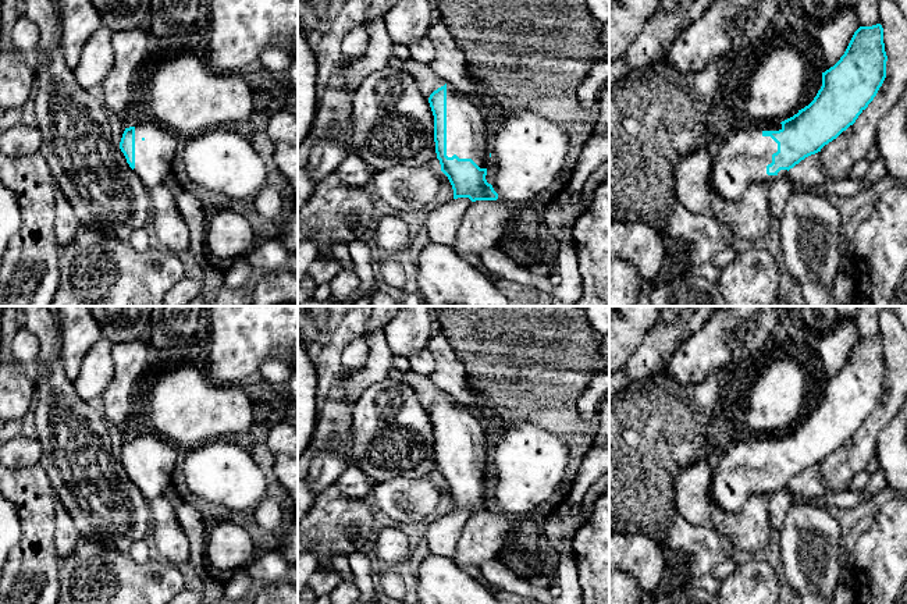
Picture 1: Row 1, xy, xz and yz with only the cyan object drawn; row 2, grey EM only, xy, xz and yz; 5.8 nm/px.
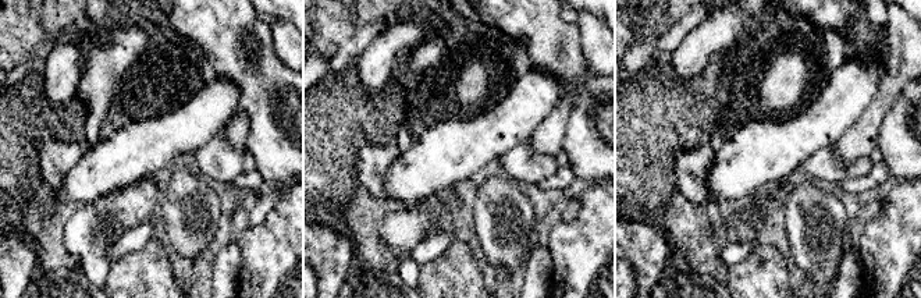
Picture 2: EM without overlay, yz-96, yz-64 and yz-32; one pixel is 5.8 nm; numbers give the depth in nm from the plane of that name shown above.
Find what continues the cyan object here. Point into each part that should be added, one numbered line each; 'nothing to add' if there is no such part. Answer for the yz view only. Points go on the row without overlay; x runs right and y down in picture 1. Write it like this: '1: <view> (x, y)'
1: yz (742, 472)

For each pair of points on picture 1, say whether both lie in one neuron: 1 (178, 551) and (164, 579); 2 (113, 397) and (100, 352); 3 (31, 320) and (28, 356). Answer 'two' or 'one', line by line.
1: two
2: two
3: two

